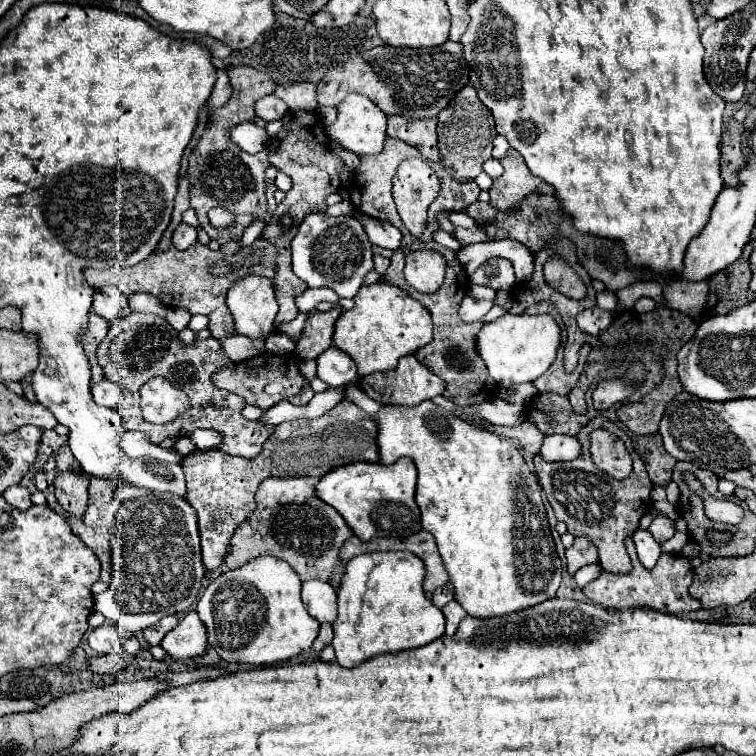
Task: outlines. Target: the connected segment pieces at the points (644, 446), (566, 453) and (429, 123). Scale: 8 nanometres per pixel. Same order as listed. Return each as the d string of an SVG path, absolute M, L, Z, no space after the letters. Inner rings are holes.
M628 433L628 435L634 441L636 453L642 457L642 461L646 465L650 481L654 485L668 485L670 475L672 475L672 467L676 465L676 459L666 453L660 433L654 433L654 435Z
M546 435L540 455L544 461L572 461L580 455L580 443L568 435Z
M394 115L394 117L388 117L388 135L416 147L420 151L422 159L426 159L426 161L438 161L440 159L438 147L436 147L436 119L414 119L414 121L410 121L408 117Z

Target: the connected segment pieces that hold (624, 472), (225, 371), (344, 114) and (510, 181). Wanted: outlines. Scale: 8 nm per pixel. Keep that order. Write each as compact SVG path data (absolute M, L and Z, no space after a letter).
M598 429L590 434L590 455L598 469L608 473L614 479L630 475L632 457L626 451L624 443L605 429Z
M266 351L242 363L224 365L222 369L218 369L218 373L214 373L214 377L210 377L210 381L214 381L214 385L218 385L220 389L226 389L244 397L248 405L256 405L260 409L270 409L272 405L292 395L298 395L302 387L310 383L308 377L300 373L300 361L296 359L296 355L272 355Z
M352 93L338 105L338 117L326 127L328 139L356 155L380 153L386 137L386 115L368 97Z
M508 149L506 157L502 157L500 163L504 165L504 173L498 179L494 179L494 185L488 191L490 205L494 209L514 209L514 205L518 205L518 201L522 201L530 193L554 193L554 189L546 181L530 173L518 151Z

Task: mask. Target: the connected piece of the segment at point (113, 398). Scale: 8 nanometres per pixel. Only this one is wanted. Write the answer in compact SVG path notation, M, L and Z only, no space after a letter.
M102 379L100 383L92 385L92 397L94 397L96 405L118 409L120 403L122 403L122 399L124 399L124 389L118 387L118 385L114 385L108 379Z

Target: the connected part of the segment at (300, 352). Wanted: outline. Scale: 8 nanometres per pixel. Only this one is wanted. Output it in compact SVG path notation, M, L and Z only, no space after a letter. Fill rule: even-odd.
M332 307L330 311L312 311L298 339L296 355L302 359L316 359L320 353L324 353L324 349L332 347L334 323L340 313L340 307Z

